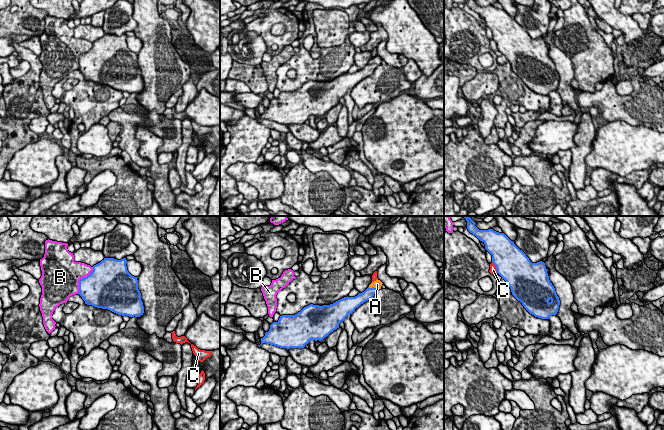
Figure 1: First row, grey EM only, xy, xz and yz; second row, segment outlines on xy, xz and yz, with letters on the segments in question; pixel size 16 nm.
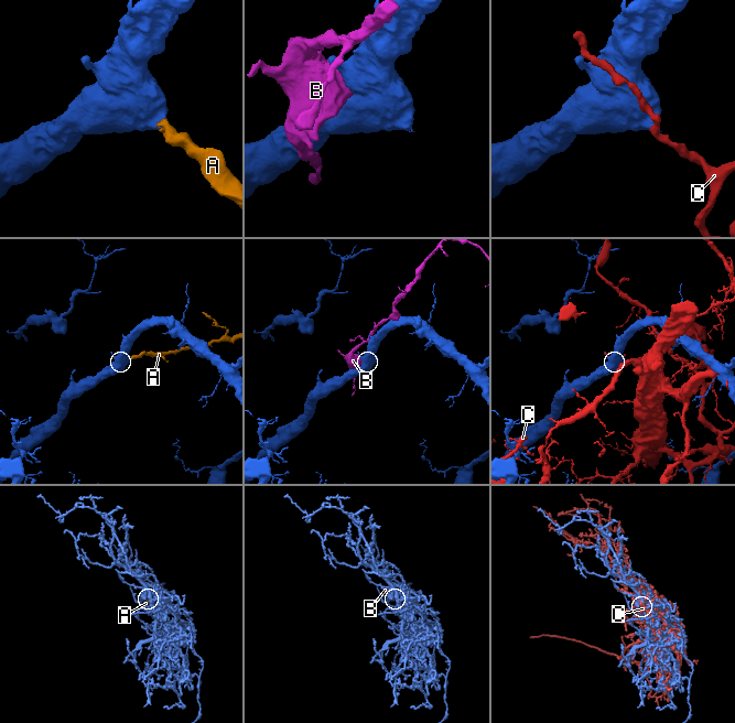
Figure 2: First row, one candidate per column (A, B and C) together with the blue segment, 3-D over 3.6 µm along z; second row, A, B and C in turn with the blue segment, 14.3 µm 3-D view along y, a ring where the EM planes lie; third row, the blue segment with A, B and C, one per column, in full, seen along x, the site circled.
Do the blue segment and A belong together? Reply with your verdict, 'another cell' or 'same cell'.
same cell

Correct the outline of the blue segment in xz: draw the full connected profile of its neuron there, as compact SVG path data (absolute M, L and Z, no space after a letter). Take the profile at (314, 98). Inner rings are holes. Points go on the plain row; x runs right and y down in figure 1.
M377 55L355 73L347 72L330 81L310 80L295 91L282 91L270 101L261 120L290 125L304 124L310 116L321 117L339 104L339 100L356 84L372 75L382 60Z

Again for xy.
M104 34L87 53L79 56L78 70L85 80L122 92L143 91L138 56L128 48L126 38L126 34Z

